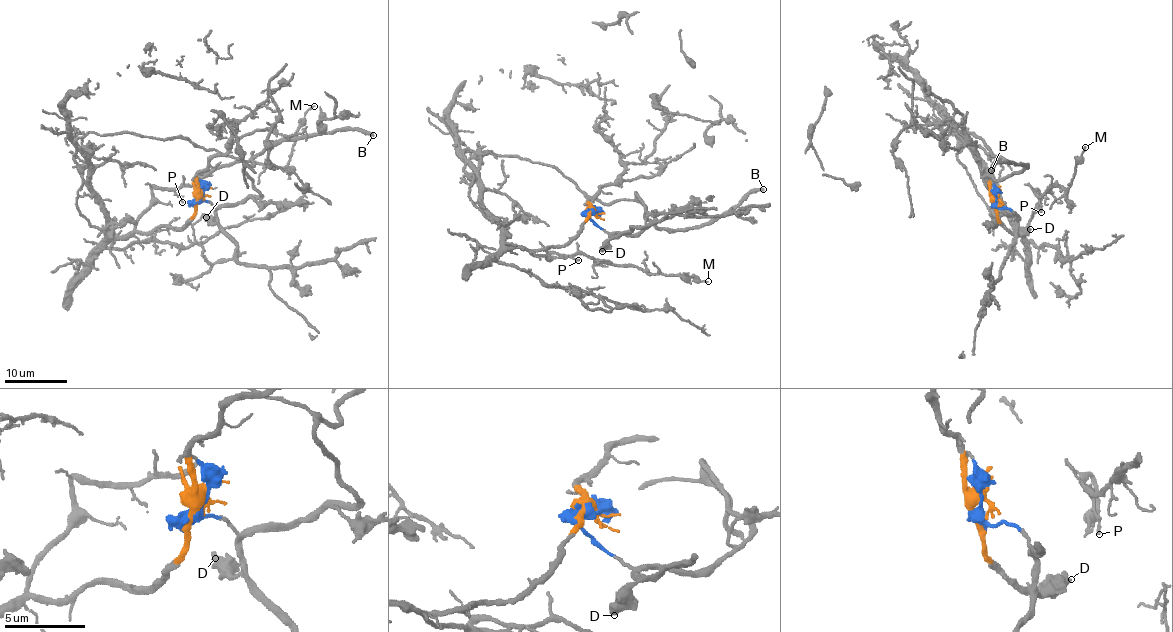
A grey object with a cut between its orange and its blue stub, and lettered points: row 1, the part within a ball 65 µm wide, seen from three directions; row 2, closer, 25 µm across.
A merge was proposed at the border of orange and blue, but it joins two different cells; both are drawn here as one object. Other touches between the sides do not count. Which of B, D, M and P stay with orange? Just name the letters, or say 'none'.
M, P

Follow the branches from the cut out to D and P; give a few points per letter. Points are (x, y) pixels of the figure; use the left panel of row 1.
D: (198, 199), (196, 203), (211, 203), (216, 221), (206, 217)
P: (198, 200), (195, 217), (180, 228), (135, 229), (153, 187), (173, 190), (182, 202)

